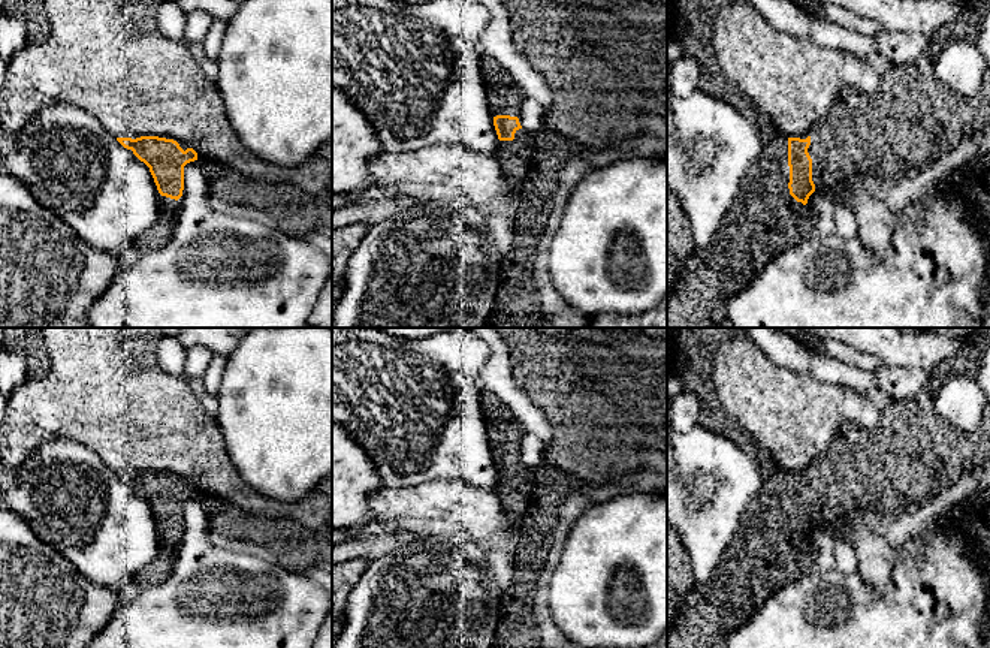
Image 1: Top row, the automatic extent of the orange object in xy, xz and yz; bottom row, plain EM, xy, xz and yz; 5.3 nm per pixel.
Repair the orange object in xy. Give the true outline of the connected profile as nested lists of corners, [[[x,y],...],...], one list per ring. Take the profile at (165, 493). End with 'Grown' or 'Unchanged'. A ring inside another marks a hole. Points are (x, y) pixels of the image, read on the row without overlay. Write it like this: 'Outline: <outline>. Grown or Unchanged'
Outline: [[[159,471],[117,473],[117,476],[150,503],[162,530],[157,557],[118,593],[120,602],[127,602],[139,591],[165,582],[172,573],[179,554],[176,536],[184,525],[184,501],[197,495],[197,488],[193,483],[184,486],[176,476]]]. Grown

